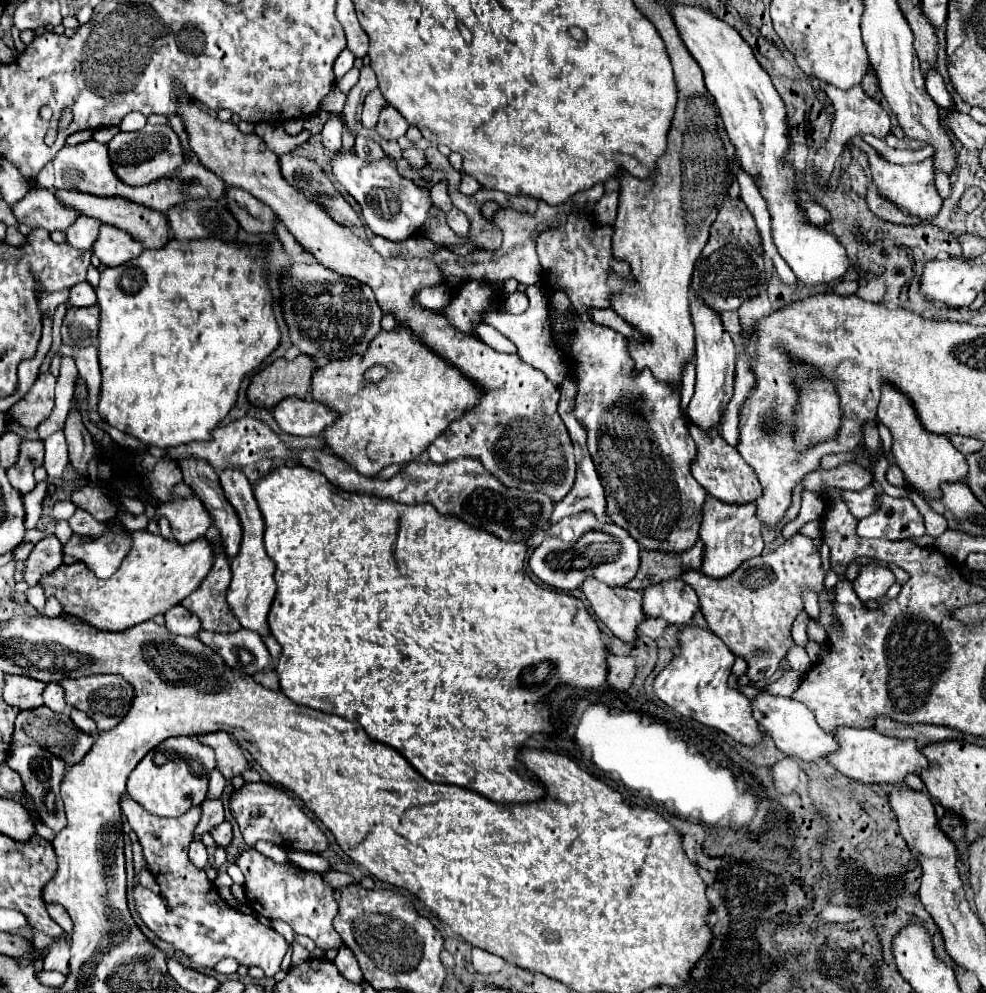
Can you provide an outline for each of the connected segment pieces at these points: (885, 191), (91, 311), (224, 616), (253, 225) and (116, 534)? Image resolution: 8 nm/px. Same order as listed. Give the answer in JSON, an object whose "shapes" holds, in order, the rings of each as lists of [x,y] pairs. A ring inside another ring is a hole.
{"shapes":[[[[851,137],[850,143],[867,153],[871,179],[877,185],[877,191],[881,197],[885,197],[887,201],[891,201],[893,205],[903,209],[907,215],[917,217],[921,223],[933,221],[933,217],[941,211],[941,205],[943,205],[943,199],[939,197],[939,193],[935,189],[935,181],[933,181],[933,177],[935,177],[933,159],[925,159],[925,161],[913,163],[913,165],[895,165],[895,163],[889,163],[883,157],[879,157],[871,145],[861,141],[861,137]]],[[[99,305],[85,309],[77,309],[77,307],[67,309],[61,327],[61,339],[65,345],[71,347],[97,345],[97,333],[99,333]]],[[[209,539],[215,549],[213,567],[203,579],[203,583],[181,601],[185,609],[195,613],[201,619],[203,629],[207,631],[239,631],[241,625],[227,605],[227,589],[231,583],[231,561],[225,555],[221,541]]],[[[227,185],[225,201],[227,201],[227,209],[231,211],[231,215],[239,221],[239,225],[245,231],[275,235],[273,233],[273,221],[275,221],[273,211],[265,203],[257,201],[251,193]]],[[[111,519],[109,525],[111,531],[105,533],[105,537],[87,539],[73,535],[71,541],[63,547],[65,553],[85,563],[99,579],[107,579],[111,573],[115,573],[129,551],[129,537],[119,521]]]]}

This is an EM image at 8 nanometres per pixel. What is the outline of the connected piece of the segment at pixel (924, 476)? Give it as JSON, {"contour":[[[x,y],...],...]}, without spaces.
{"contour":[[[883,385],[883,395],[879,403],[879,421],[891,431],[893,445],[891,445],[891,461],[903,471],[905,481],[911,485],[913,491],[919,491],[925,501],[939,501],[941,499],[941,485],[943,483],[965,483],[969,475],[969,465],[963,453],[959,453],[947,437],[937,437],[925,433],[917,415],[913,413],[913,405],[909,399],[897,393],[891,385]]]}

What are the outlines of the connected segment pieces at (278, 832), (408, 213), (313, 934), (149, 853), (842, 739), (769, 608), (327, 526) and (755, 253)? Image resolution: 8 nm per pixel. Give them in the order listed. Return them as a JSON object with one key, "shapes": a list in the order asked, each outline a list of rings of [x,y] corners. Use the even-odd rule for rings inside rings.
{"shapes":[[[[245,783],[241,789],[233,791],[229,801],[231,815],[239,823],[241,835],[249,847],[253,847],[257,841],[271,841],[285,851],[307,851],[307,853],[323,853],[329,847],[327,837],[321,833],[321,829],[305,815],[305,811],[281,789],[269,785],[269,783]]],[[[335,153],[329,159],[329,165],[337,181],[361,205],[361,211],[365,215],[363,221],[375,235],[387,241],[405,241],[425,225],[427,209],[431,207],[429,187],[403,179],[397,173],[393,157],[367,163],[355,153]]],[[[249,849],[241,853],[235,865],[245,875],[245,895],[249,907],[267,919],[281,919],[291,925],[295,933],[307,935],[323,951],[339,949],[343,945],[341,937],[333,929],[331,921],[337,915],[337,903],[333,899],[333,889],[321,881],[319,873],[305,871],[297,865],[277,865],[271,859],[263,857],[259,851]]],[[[123,795],[119,805],[131,829],[139,837],[149,871],[153,873],[153,877],[161,887],[161,895],[155,895],[153,891],[135,885],[133,889],[135,907],[143,923],[159,939],[183,951],[199,967],[213,967],[217,961],[225,957],[233,957],[239,965],[247,965],[247,967],[255,965],[263,969],[265,977],[273,977],[281,969],[281,959],[289,947],[287,941],[271,927],[261,925],[253,915],[243,915],[231,905],[227,905],[219,897],[217,887],[209,883],[205,871],[191,865],[187,857],[187,849],[191,843],[189,833],[193,833],[193,825],[197,825],[201,817],[201,809],[191,807],[181,817],[167,819],[167,817],[157,817],[153,813],[147,813],[129,795]]],[[[841,727],[835,733],[835,739],[839,743],[839,751],[831,753],[827,761],[839,769],[845,777],[861,781],[865,785],[905,785],[905,777],[915,773],[921,775],[923,769],[929,767],[927,757],[923,755],[921,747],[913,739],[895,739],[887,737],[883,733],[877,733],[875,729],[853,729],[853,727]]],[[[799,533],[789,537],[789,541],[783,541],[775,551],[771,551],[767,555],[747,559],[735,573],[731,573],[723,581],[715,581],[711,577],[705,577],[701,571],[685,573],[685,577],[681,577],[681,579],[685,579],[695,589],[695,593],[699,597],[701,611],[705,615],[705,621],[707,621],[709,629],[717,637],[721,637],[721,641],[725,641],[725,645],[735,655],[741,655],[747,661],[747,665],[749,665],[747,677],[753,683],[769,679],[777,671],[779,661],[793,647],[791,625],[793,625],[795,617],[803,611],[803,591],[809,589],[809,591],[821,593],[825,589],[825,585],[823,585],[825,571],[823,571],[823,563],[821,563],[821,553],[817,551],[817,547],[813,545],[811,539],[807,539],[807,537],[803,537]],[[759,649],[763,649],[767,653],[757,655]]],[[[305,467],[271,469],[271,473],[261,477],[253,485],[253,493],[265,517],[265,551],[277,565],[277,593],[267,621],[273,637],[281,645],[281,657],[275,667],[281,691],[291,697],[291,701],[305,707],[335,713],[349,721],[355,719],[373,741],[381,741],[383,745],[397,749],[431,783],[449,783],[473,789],[497,803],[525,803],[541,799],[541,795],[545,793],[541,783],[515,759],[521,745],[533,733],[553,731],[549,723],[549,709],[545,703],[539,703],[539,697],[547,695],[557,683],[567,683],[581,689],[607,687],[607,649],[599,637],[597,623],[577,597],[569,593],[559,595],[557,591],[547,591],[525,575],[523,561],[527,553],[527,543],[507,543],[493,533],[485,533],[485,529],[475,529],[463,523],[455,515],[441,515],[431,503],[403,505],[389,497],[381,499],[369,493],[343,491],[337,485],[329,483],[323,473]],[[543,661],[551,663],[555,669],[545,679],[545,683],[537,683],[531,675],[525,673]]],[[[727,197],[723,201],[717,219],[711,225],[709,241],[695,261],[691,289],[697,297],[705,301],[705,305],[715,309],[717,313],[735,311],[745,301],[757,297],[761,291],[767,289],[767,269],[763,259],[761,233],[755,225],[753,215],[741,199]]]]}

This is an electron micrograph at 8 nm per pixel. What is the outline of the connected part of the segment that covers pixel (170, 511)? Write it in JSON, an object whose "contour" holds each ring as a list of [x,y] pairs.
{"contour":[[[197,497],[159,505],[153,519],[156,521],[162,516],[169,519],[177,543],[191,543],[197,537],[203,537],[211,525],[211,517]]]}

